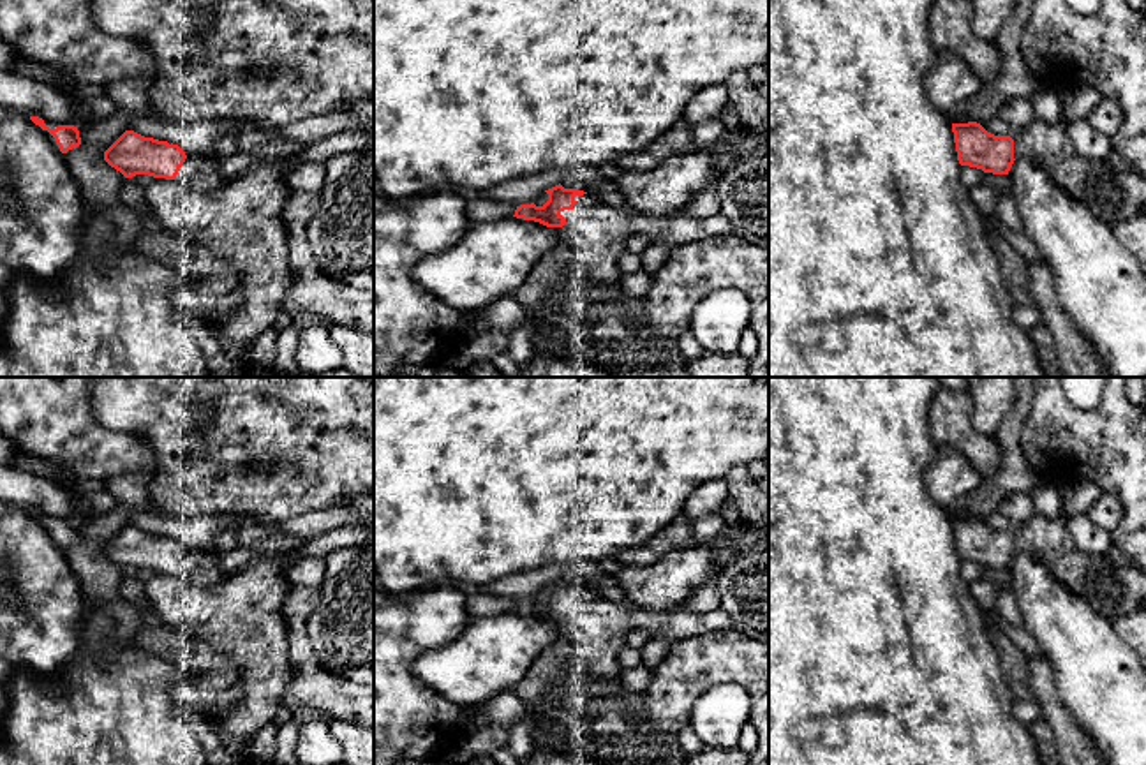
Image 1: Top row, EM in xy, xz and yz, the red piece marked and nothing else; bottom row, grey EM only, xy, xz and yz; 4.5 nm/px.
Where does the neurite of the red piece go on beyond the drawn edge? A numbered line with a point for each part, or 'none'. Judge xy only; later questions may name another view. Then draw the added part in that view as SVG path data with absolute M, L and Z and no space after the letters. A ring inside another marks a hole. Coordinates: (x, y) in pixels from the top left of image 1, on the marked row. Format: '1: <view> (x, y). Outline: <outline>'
1: xy (198, 171). Outline: M183 150L187 159L176 175L176 182L196 190L212 190L233 176L224 176L206 153Z

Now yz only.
1: yz (1111, 196). Outline: M1093 86L1063 90L1061 122L1033 120L1010 137L1014 139L1014 159L1026 157L1040 162L1058 187L1113 227L1142 213L1146 176L1137 169L1113 171L1105 160L1088 159L1074 148L1068 125L1086 118L1102 99Z

